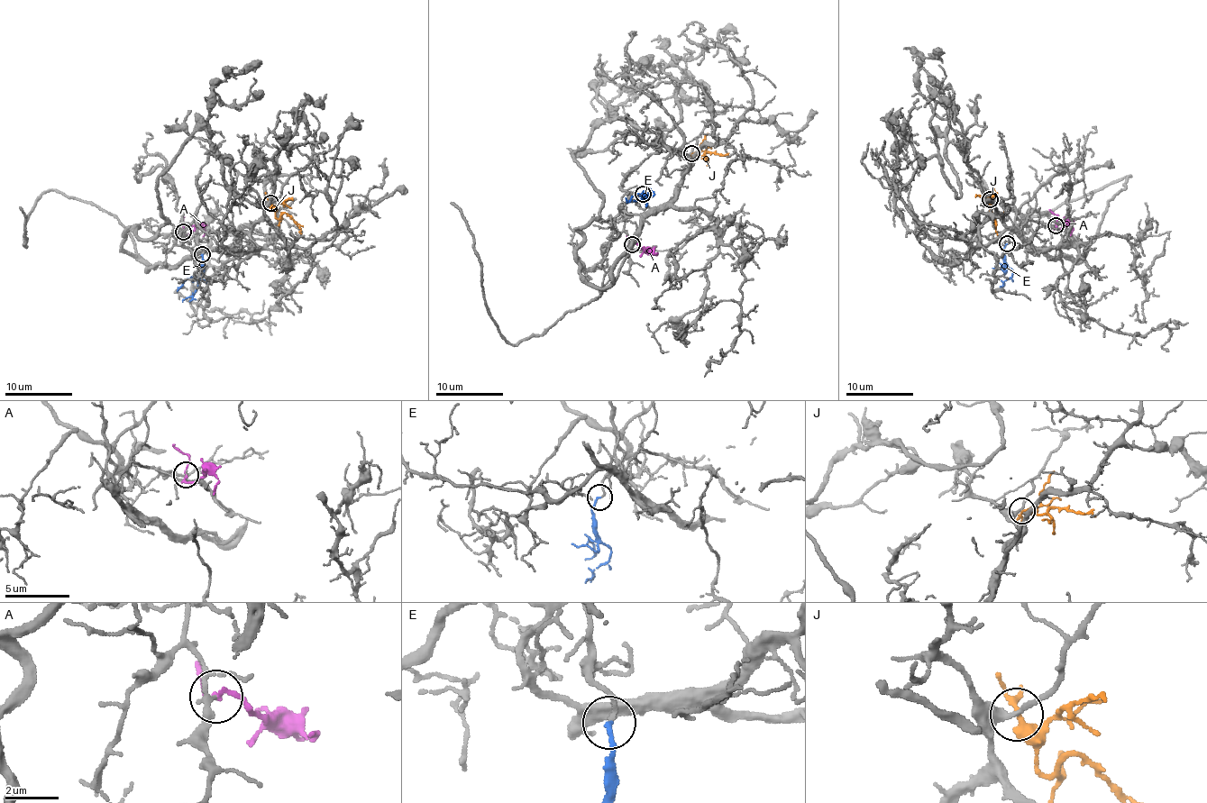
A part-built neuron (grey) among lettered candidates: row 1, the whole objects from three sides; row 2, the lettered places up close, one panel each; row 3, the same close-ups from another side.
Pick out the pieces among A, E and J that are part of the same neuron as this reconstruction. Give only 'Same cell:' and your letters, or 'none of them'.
Same cell: none of them

